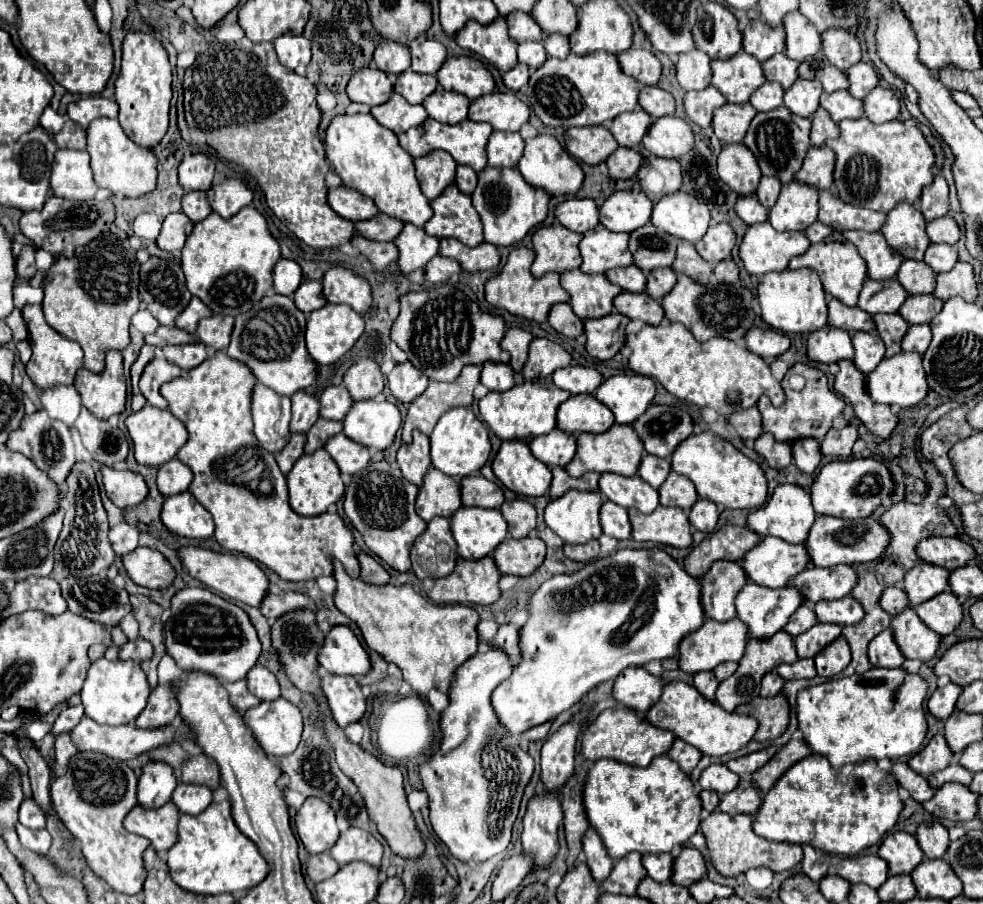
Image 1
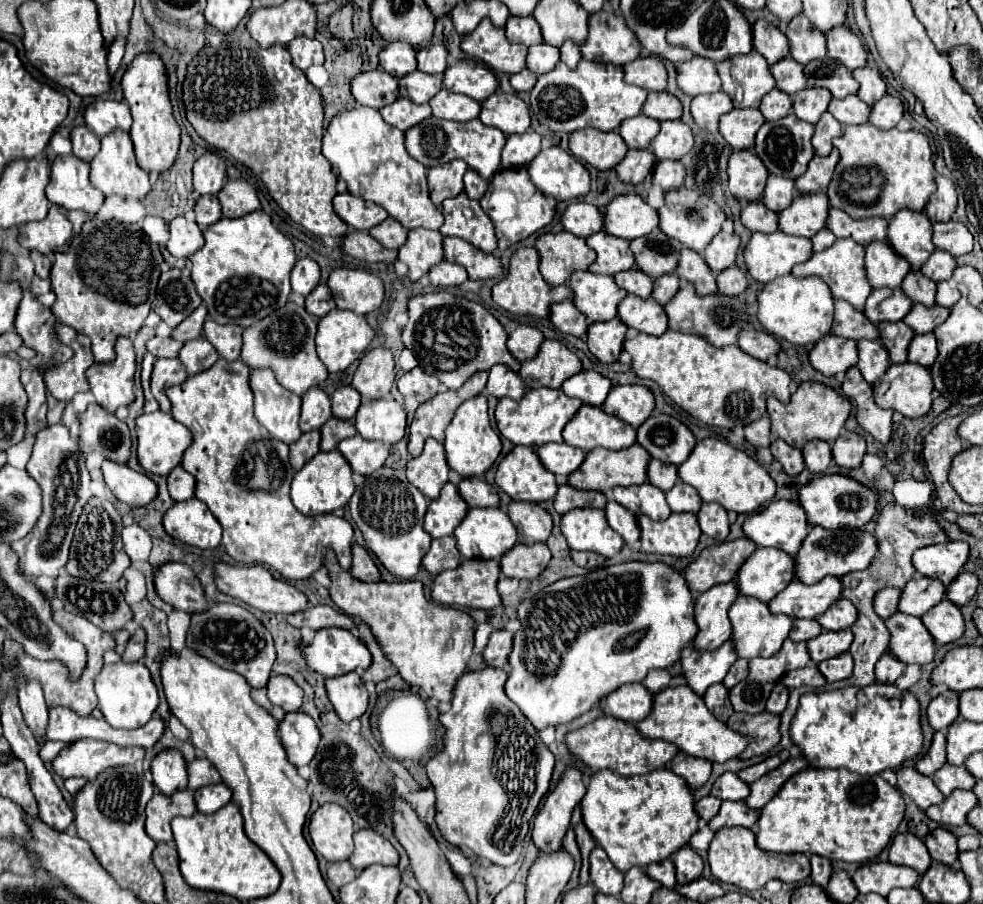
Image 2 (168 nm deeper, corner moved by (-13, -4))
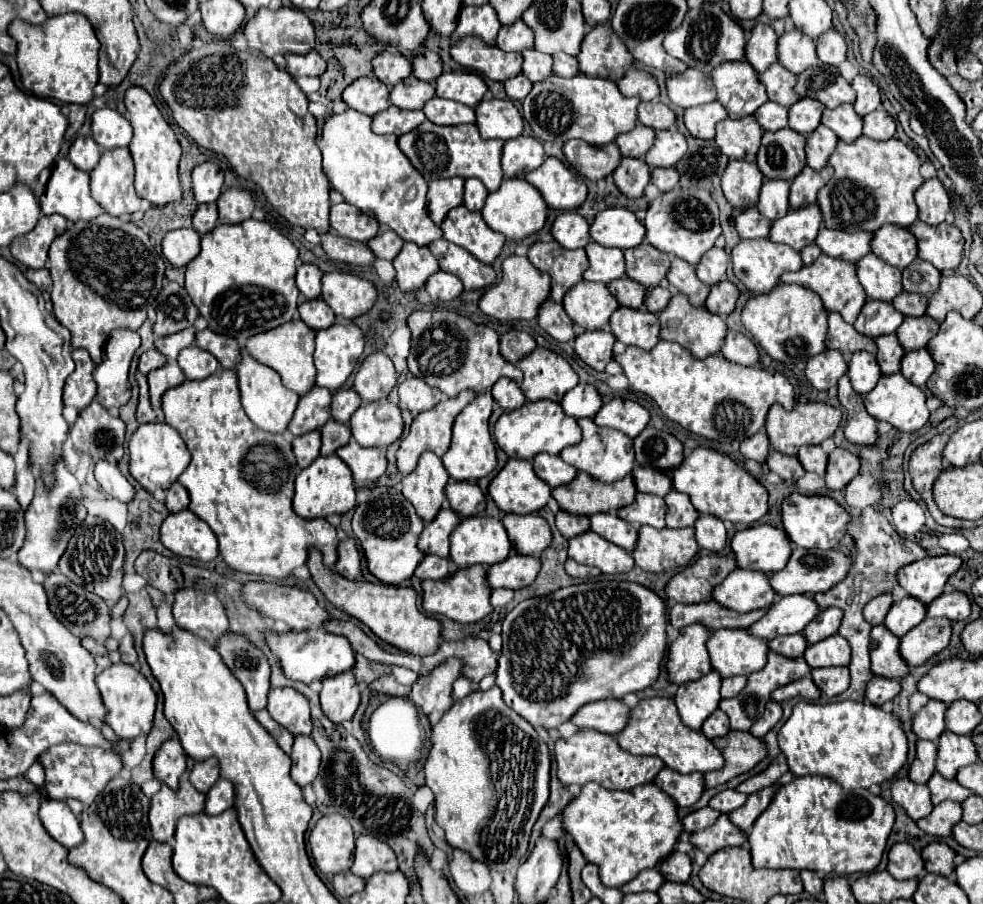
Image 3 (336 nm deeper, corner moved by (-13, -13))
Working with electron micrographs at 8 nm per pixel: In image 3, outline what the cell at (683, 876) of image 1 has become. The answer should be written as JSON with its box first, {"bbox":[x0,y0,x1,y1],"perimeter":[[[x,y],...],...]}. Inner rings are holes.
{"bbox":[661,853,691,883],"perimeter":[[[671,853],[663,863],[661,863],[661,873],[667,881],[673,883],[687,883],[691,877],[691,859],[685,853]]]}

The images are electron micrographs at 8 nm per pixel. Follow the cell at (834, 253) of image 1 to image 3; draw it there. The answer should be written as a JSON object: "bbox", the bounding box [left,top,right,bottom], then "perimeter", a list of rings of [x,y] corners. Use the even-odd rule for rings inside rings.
{"bbox":[781,253,867,323],"perimeter":[[[825,253],[819,255],[813,265],[805,265],[795,273],[781,275],[781,281],[783,283],[797,283],[801,287],[807,287],[807,289],[815,291],[823,299],[825,309],[841,313],[847,323],[855,323],[857,315],[861,313],[861,307],[867,301],[865,291],[863,291],[861,283],[857,281],[857,275],[855,275],[855,263],[849,263],[849,261],[841,259],[841,257],[829,257]]]}

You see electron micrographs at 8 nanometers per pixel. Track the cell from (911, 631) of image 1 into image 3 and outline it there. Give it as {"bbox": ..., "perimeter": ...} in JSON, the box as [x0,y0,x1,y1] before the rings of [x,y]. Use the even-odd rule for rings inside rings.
{"bbox":[871,625,911,679],"perimeter":[[[877,625],[871,631],[871,669],[875,675],[889,679],[903,679],[911,667],[899,653],[901,639],[895,637],[885,625]]]}

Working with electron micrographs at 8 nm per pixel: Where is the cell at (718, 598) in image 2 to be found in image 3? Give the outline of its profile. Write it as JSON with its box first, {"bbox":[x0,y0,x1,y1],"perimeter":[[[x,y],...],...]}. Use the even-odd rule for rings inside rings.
{"bbox":[667,623,711,685],"perimeter":[[[693,623],[679,631],[679,637],[669,647],[667,659],[669,679],[675,685],[695,681],[711,671],[707,639],[709,629],[703,623]]]}

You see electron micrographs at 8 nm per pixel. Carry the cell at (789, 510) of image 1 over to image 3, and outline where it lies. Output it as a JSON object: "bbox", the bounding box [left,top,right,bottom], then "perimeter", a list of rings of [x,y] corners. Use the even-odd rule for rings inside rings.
{"bbox":[731,525,791,573],"perimeter":[[[757,525],[737,531],[731,541],[737,567],[775,573],[783,569],[791,555],[791,541],[783,527]]]}

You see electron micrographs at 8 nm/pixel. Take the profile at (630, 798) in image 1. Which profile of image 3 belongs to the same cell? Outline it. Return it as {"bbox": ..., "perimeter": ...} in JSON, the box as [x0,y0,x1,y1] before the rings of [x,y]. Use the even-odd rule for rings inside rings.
{"bbox":[563,783,683,887],"perimeter":[[[587,783],[579,797],[563,809],[563,827],[573,835],[585,859],[599,865],[601,881],[607,887],[623,887],[643,869],[657,867],[675,851],[683,833],[677,803],[653,783],[629,791],[609,791],[597,783]]]}

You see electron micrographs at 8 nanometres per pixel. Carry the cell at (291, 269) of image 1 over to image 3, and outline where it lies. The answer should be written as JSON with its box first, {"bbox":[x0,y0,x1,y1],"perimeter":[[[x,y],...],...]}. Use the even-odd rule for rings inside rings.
{"bbox":[297,265,323,299],"perimeter":[[[299,265],[297,269],[297,289],[305,299],[317,299],[321,295],[321,277],[323,273],[317,265]]]}

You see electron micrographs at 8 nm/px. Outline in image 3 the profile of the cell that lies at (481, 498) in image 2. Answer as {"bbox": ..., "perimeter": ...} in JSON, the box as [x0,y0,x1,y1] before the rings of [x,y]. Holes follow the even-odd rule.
{"bbox":[445,481,487,517],"perimeter":[[[449,481],[445,487],[445,495],[447,495],[451,509],[455,509],[455,513],[459,513],[461,517],[481,515],[487,507],[485,495],[477,483]]]}

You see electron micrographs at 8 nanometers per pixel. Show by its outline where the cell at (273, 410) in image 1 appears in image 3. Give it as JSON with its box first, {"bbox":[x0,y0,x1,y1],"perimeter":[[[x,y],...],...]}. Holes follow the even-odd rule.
{"bbox":[237,349,299,433],"perimeter":[[[243,349],[243,359],[241,363],[237,365],[237,377],[239,377],[239,389],[241,389],[241,403],[243,403],[243,409],[247,413],[247,417],[263,431],[267,433],[285,433],[287,431],[287,425],[289,421],[293,419],[293,413],[297,409],[297,403],[299,403],[299,395],[295,395],[293,391],[289,391],[287,387],[283,387],[279,375],[265,367],[265,365],[259,365],[259,361],[255,361],[249,353],[245,353]]]}

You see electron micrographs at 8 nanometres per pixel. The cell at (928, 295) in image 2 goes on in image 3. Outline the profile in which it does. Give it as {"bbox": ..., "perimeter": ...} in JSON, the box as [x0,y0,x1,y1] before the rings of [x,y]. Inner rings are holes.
{"bbox":[893,291,929,317],"perimeter":[[[901,291],[901,293],[893,299],[893,305],[895,305],[897,311],[901,311],[903,315],[921,317],[921,315],[925,315],[925,311],[927,311],[929,297],[917,295],[917,293],[909,293],[909,291]]]}

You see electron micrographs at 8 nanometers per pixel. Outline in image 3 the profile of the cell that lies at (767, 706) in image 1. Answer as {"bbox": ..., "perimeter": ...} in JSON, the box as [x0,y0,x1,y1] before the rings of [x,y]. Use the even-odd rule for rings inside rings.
{"bbox":[705,731,767,789],"perimeter":[[[729,731],[727,735],[717,737],[713,743],[721,749],[725,757],[725,765],[719,771],[705,773],[707,789],[723,785],[741,773],[747,773],[767,755],[765,741],[751,735],[749,731]]]}

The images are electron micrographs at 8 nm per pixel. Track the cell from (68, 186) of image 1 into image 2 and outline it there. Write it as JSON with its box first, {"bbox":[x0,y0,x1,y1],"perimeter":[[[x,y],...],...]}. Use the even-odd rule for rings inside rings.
{"bbox":[45,154,105,214],"perimeter":[[[73,154],[53,160],[45,196],[51,204],[65,210],[83,210],[87,214],[97,214],[105,202],[105,196],[89,182],[89,164]]]}

